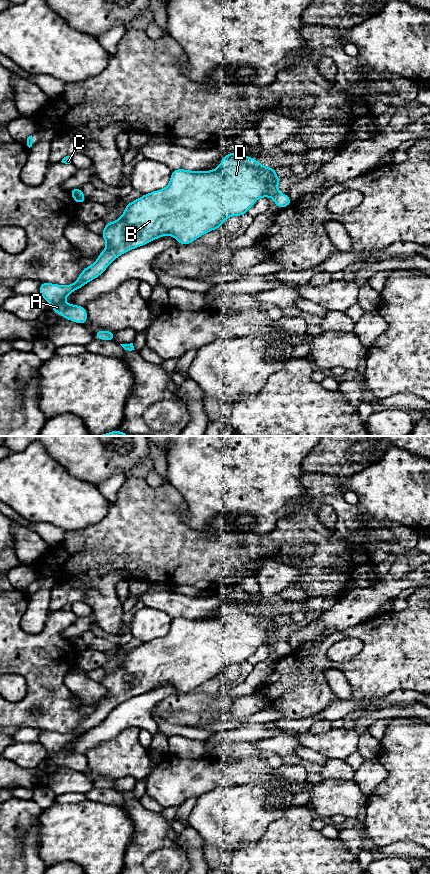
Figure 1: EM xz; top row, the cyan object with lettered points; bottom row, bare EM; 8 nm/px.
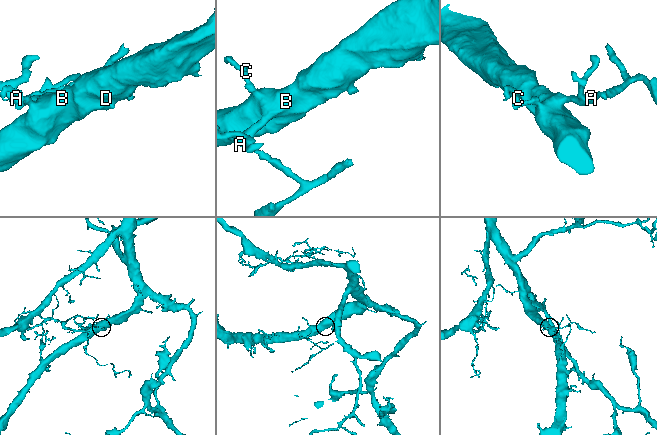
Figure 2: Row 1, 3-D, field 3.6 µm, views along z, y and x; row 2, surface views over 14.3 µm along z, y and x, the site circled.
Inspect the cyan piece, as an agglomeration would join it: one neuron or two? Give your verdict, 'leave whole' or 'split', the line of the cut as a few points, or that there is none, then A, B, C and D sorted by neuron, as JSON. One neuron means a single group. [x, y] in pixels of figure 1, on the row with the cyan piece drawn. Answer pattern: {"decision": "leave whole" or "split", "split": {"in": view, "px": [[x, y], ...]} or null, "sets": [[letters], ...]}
{"decision": "leave whole", "split": null, "sets": [["A", "B", "C", "D"]]}

